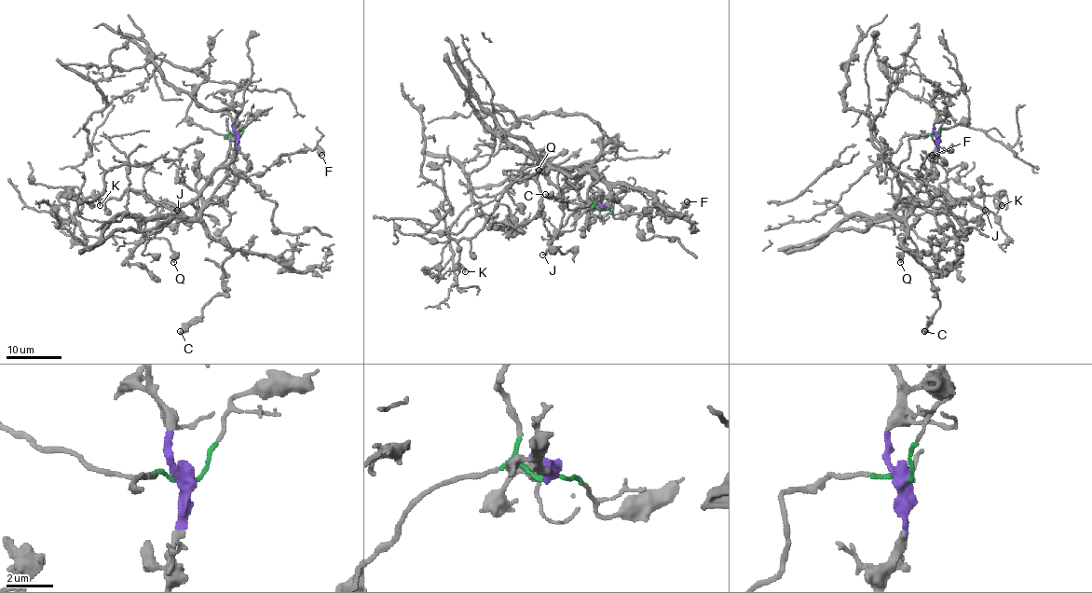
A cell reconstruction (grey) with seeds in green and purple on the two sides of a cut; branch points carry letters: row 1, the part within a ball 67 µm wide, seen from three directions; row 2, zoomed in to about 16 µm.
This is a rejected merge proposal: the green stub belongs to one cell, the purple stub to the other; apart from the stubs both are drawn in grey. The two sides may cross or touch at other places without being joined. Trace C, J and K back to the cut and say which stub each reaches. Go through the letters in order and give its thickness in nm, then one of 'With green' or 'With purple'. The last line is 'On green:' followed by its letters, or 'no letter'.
C: Thickness 550 nm. With purple
J: Thickness 170 nm. With green
K: Thickness 150 nm. With green
On green: J, K

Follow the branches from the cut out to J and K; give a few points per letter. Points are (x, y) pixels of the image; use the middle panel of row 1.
J: (602, 210), (595, 204), (593, 174), (581, 166), (562, 169), (557, 185), (563, 213), (554, 239), (542, 254)
K: (602, 210), (587, 169), (525, 168), (484, 227), (457, 242), (465, 272)

